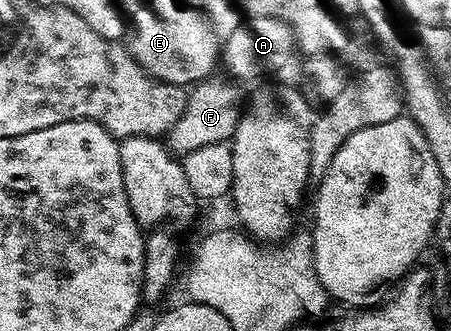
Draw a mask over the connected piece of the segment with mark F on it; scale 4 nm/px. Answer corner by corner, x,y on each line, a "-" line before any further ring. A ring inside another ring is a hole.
226,78
214,79
199,80
187,91
180,122
176,122
176,126
172,126
172,130
164,137
166,147
178,158
188,155
192,150
200,150
200,146
227,143
234,135
244,111
244,96
242,100
242,92
238,89
241,87

